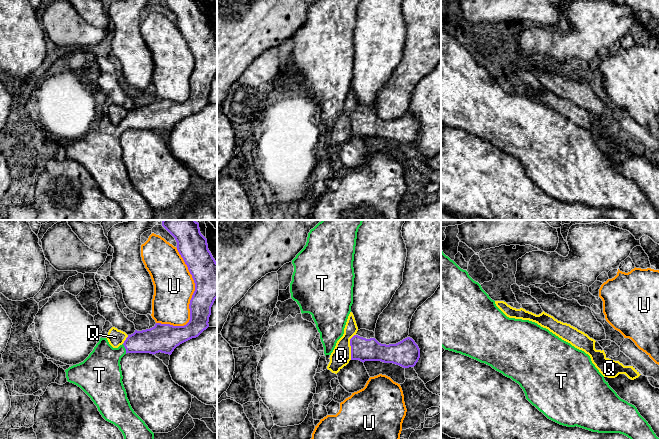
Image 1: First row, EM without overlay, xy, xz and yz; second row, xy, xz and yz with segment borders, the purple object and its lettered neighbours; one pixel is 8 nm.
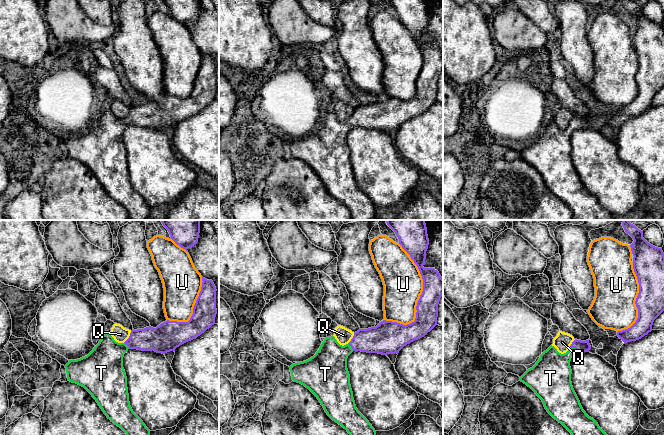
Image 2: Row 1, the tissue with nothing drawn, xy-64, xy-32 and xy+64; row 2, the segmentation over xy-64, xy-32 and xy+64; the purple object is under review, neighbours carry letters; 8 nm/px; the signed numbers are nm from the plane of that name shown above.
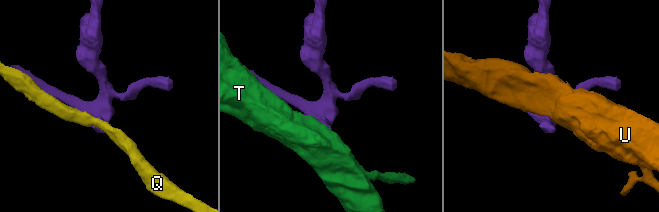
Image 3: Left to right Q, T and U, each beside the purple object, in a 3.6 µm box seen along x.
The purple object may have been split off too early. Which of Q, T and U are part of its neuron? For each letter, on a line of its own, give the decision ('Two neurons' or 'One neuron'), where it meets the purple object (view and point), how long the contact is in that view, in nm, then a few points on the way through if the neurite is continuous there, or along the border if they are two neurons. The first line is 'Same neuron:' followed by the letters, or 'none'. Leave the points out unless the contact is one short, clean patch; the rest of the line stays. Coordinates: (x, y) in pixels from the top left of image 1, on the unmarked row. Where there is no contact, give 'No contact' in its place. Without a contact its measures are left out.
Same neuron: T
Q: Two neurons. Touches purple at xz (351, 123). Shared border 220 nm. Boundary: xz (355, 110), (350, 115), (350, 135)
T: One neuron. Touches purple at xy (125, 124). Shared border 90 nm. Path across: xy (154, 116), (140, 117), (125, 124), (102, 145)
U: Two neurons. Touches purple at xy (195, 63). Shared border 650 nm

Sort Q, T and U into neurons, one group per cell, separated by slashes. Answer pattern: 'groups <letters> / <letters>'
groups Q / T / U

